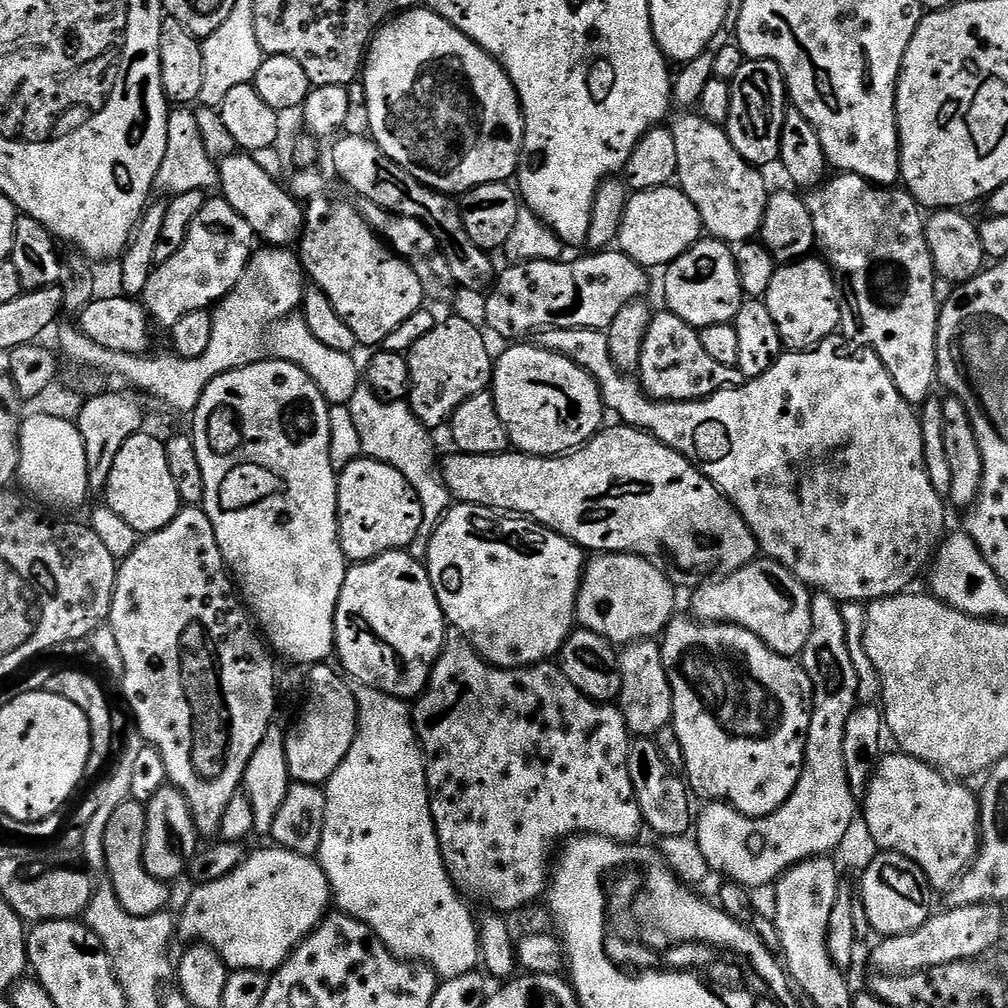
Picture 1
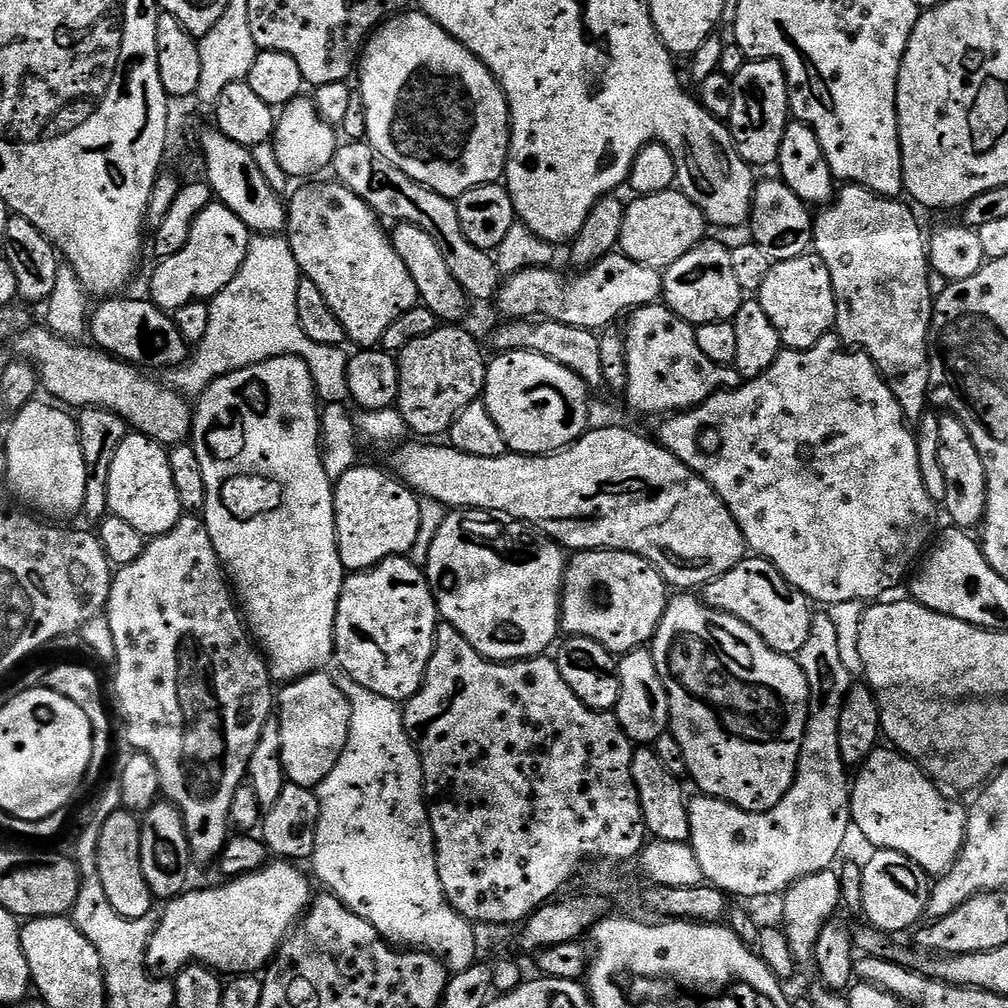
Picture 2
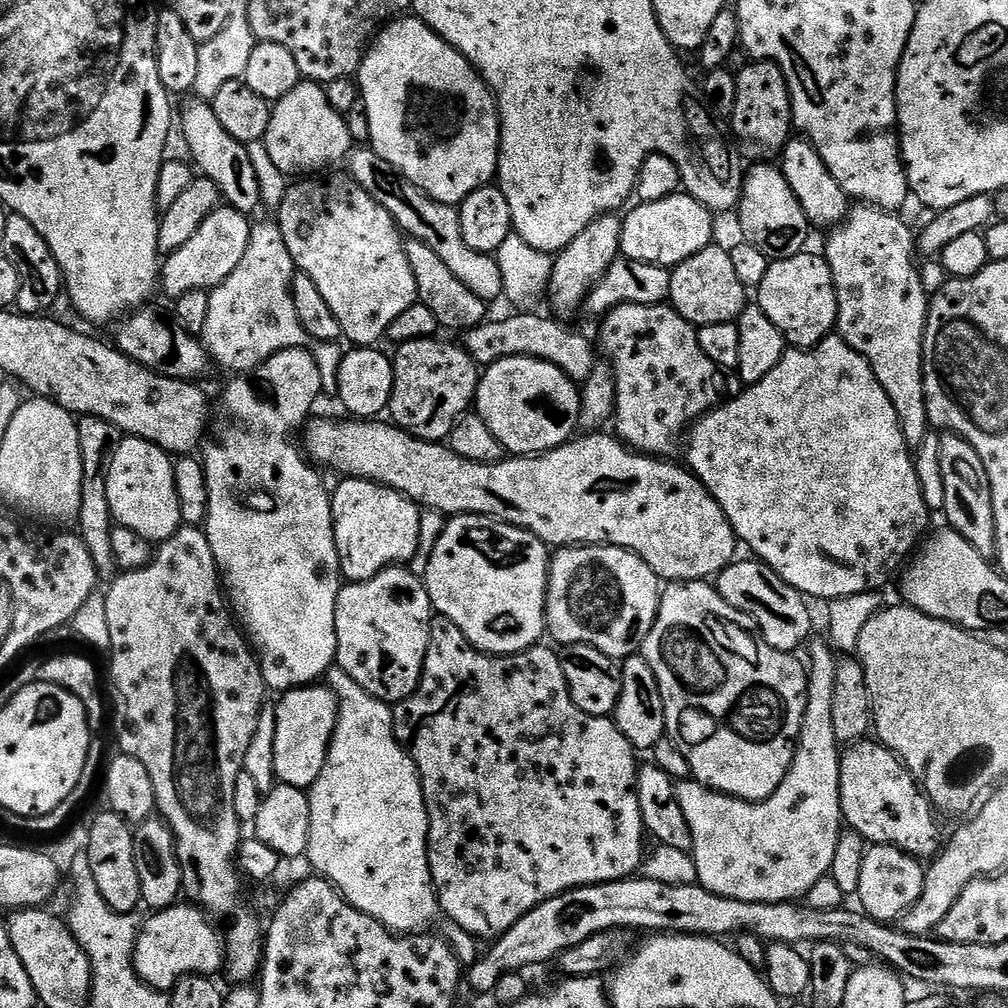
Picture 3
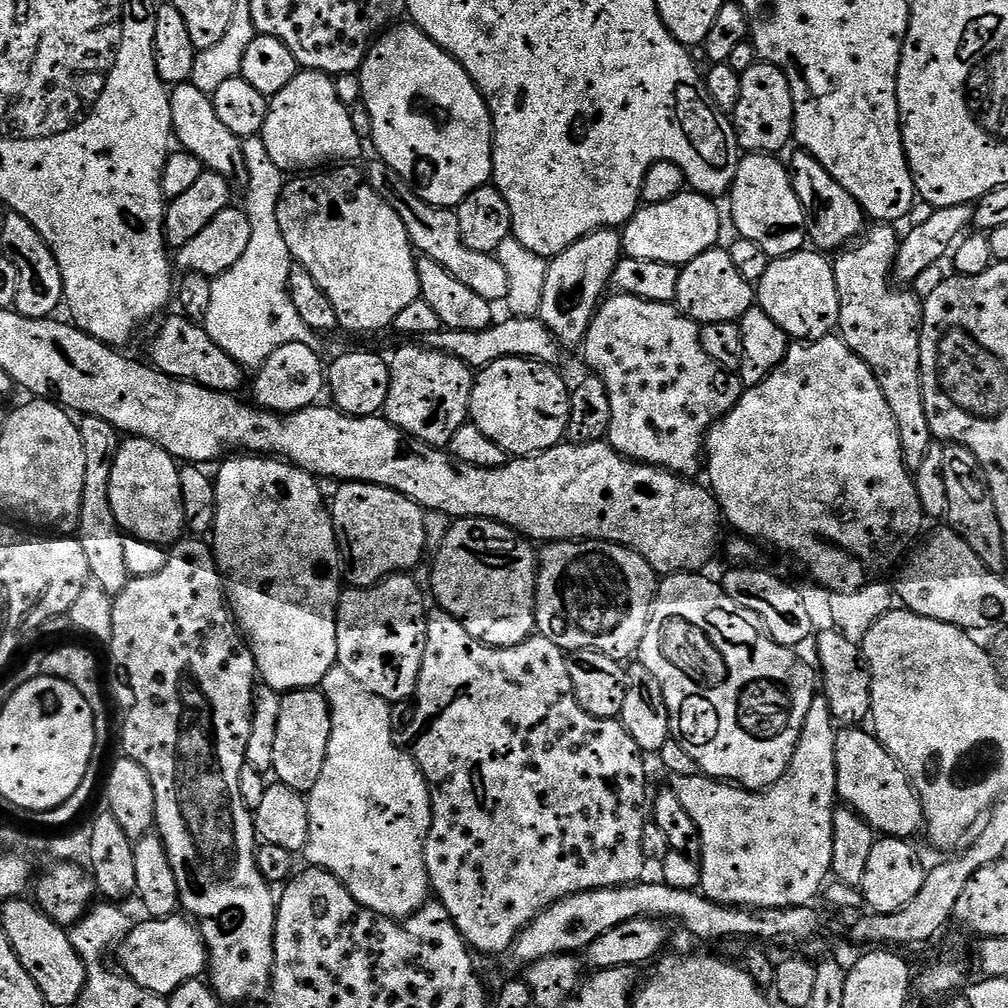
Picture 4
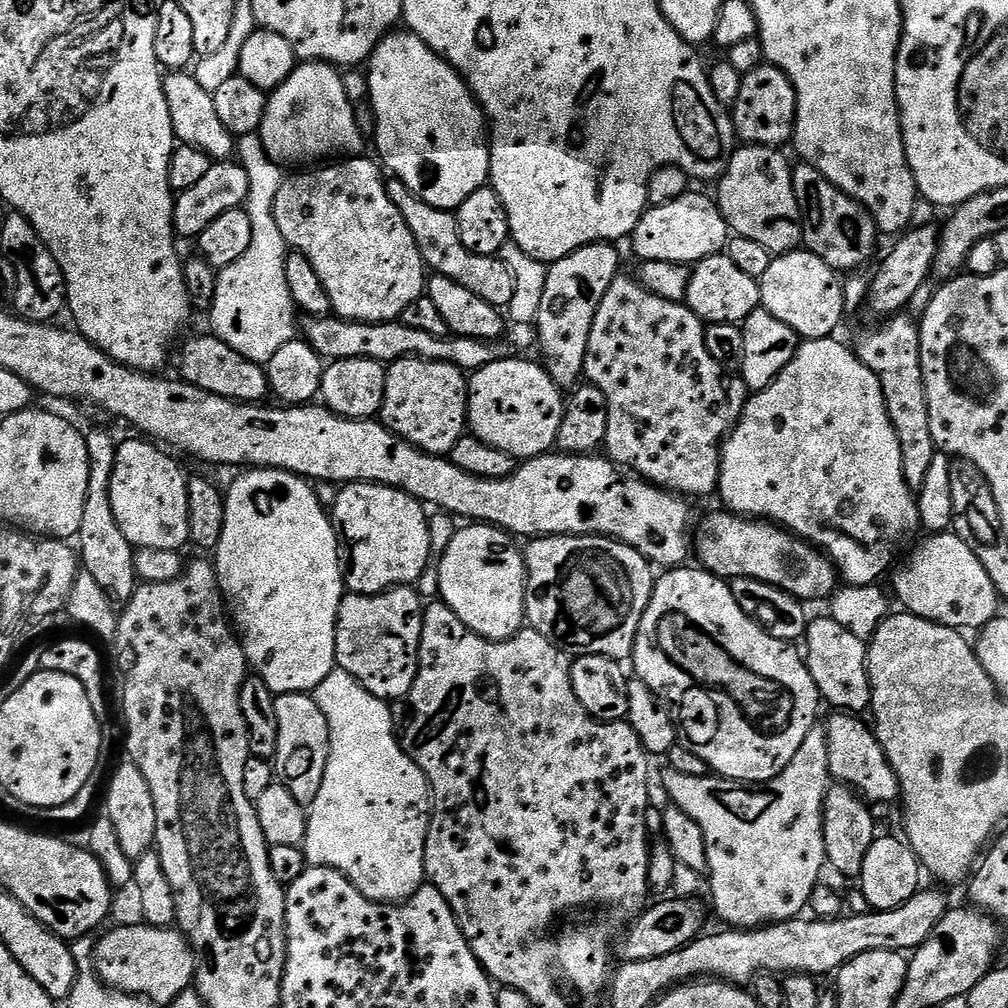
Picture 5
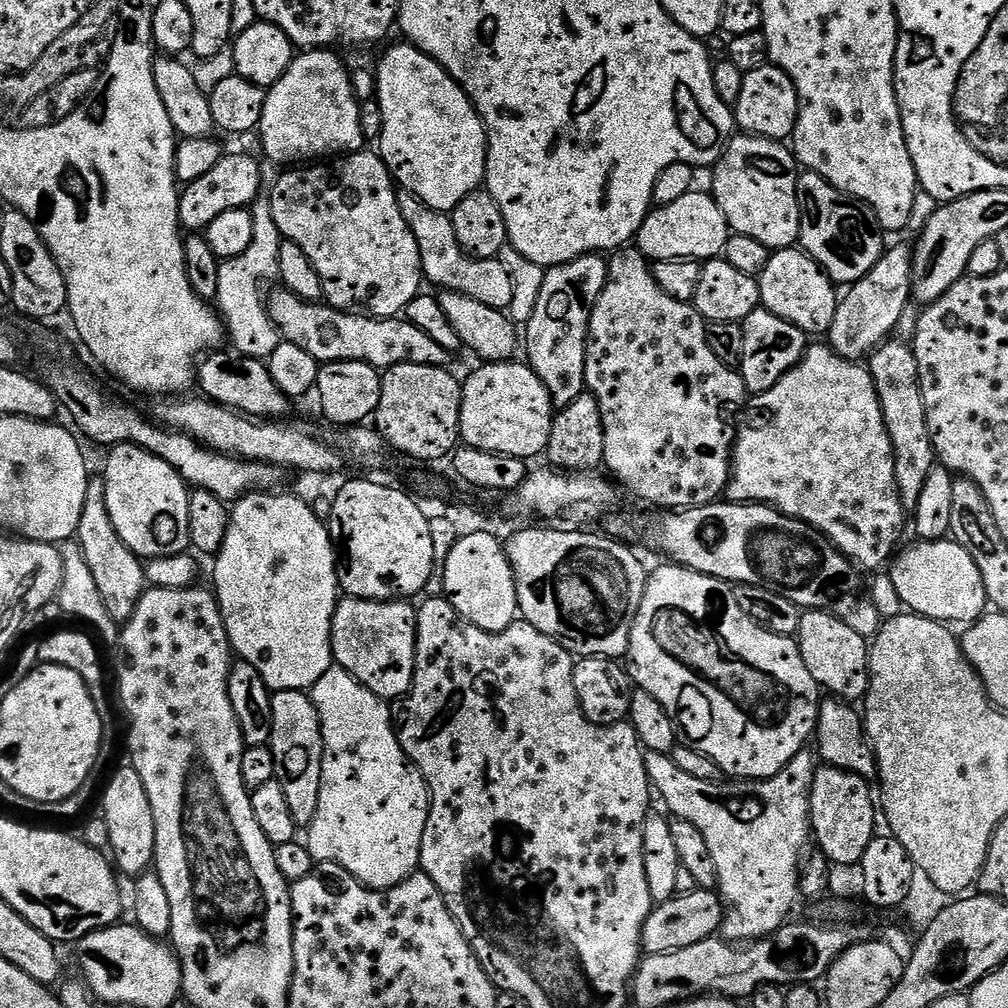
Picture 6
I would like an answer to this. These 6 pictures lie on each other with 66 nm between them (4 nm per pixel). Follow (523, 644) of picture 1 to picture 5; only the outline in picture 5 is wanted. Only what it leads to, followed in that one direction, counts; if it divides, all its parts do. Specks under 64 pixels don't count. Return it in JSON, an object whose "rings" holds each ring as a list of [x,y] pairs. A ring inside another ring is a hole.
{"rings":[[[472,522],[448,540],[440,560],[439,599],[458,614],[470,630],[487,640],[508,640],[525,627],[526,578],[523,551],[503,528]]]}

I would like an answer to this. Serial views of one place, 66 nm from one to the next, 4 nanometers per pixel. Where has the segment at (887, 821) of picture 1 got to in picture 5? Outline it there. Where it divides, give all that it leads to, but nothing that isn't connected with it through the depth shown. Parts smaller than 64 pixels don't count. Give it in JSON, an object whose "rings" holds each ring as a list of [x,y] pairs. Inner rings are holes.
{"rings":[[[839,710],[833,711],[831,714],[833,716],[829,718],[828,724],[826,723],[826,731],[828,733],[826,754],[830,758],[829,777],[837,784],[848,785],[848,787],[859,793],[872,806],[875,806],[875,804],[888,804],[892,799],[897,799],[900,796],[900,784],[896,781],[894,770],[882,750],[882,746],[878,742],[875,731],[867,723],[864,725],[860,721],[863,719],[859,715]]]}

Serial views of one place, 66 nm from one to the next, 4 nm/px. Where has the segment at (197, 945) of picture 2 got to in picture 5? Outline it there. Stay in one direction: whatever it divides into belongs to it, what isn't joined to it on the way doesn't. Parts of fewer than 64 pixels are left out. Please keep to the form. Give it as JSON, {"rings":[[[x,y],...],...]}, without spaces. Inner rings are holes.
{"rings":[[[143,922],[116,928],[99,937],[92,952],[92,961],[108,987],[145,996],[162,1006],[170,1006],[178,994],[189,991],[196,975],[196,956],[183,932],[175,927],[155,928]]]}

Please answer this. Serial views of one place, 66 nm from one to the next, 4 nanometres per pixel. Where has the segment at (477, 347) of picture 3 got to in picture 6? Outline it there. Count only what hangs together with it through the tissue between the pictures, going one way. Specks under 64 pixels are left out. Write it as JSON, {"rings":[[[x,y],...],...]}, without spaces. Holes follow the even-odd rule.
{"rings":[[[282,286],[267,297],[268,313],[281,337],[294,346],[302,346],[318,362],[357,360],[372,364],[378,370],[387,370],[399,364],[417,364],[442,368],[451,365],[453,353],[448,352],[434,338],[418,330],[403,318],[377,318],[359,311],[341,312],[324,302],[298,298]]]}

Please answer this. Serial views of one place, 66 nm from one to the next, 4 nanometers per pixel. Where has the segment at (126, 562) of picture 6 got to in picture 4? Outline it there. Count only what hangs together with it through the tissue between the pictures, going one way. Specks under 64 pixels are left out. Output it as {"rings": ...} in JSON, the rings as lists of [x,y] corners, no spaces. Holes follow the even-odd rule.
{"rings":[[[97,416],[83,417],[78,427],[82,434],[82,450],[86,454],[86,478],[82,482],[82,510],[76,532],[86,553],[86,562],[90,562],[91,583],[102,586],[106,594],[115,598],[126,590],[130,579],[124,556],[126,536],[110,506],[110,470],[114,470],[114,458],[118,458],[122,433],[113,424]]]}

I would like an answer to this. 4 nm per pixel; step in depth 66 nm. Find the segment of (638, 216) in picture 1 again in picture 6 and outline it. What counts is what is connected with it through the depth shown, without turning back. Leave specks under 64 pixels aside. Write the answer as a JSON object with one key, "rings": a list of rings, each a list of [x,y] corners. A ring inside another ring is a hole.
{"rings":[[[693,190],[678,198],[678,202],[670,202],[670,206],[653,207],[636,232],[634,244],[652,262],[670,258],[707,262],[723,257],[729,235],[726,214],[722,214],[716,199],[707,191]]]}

